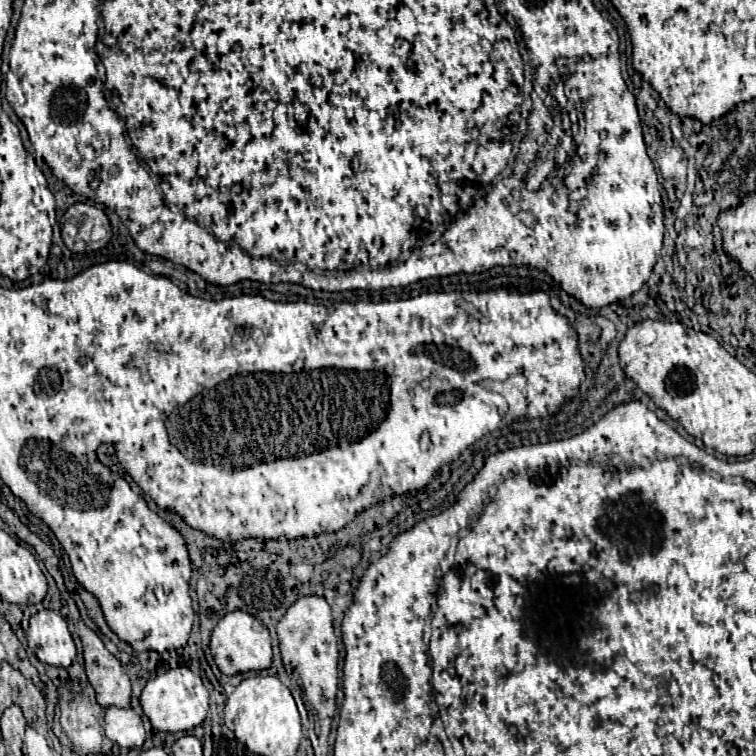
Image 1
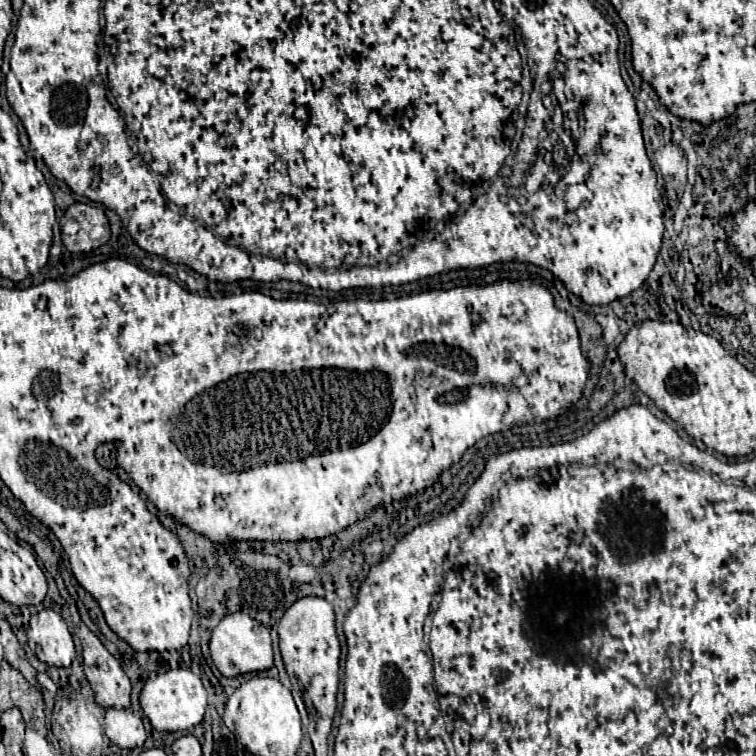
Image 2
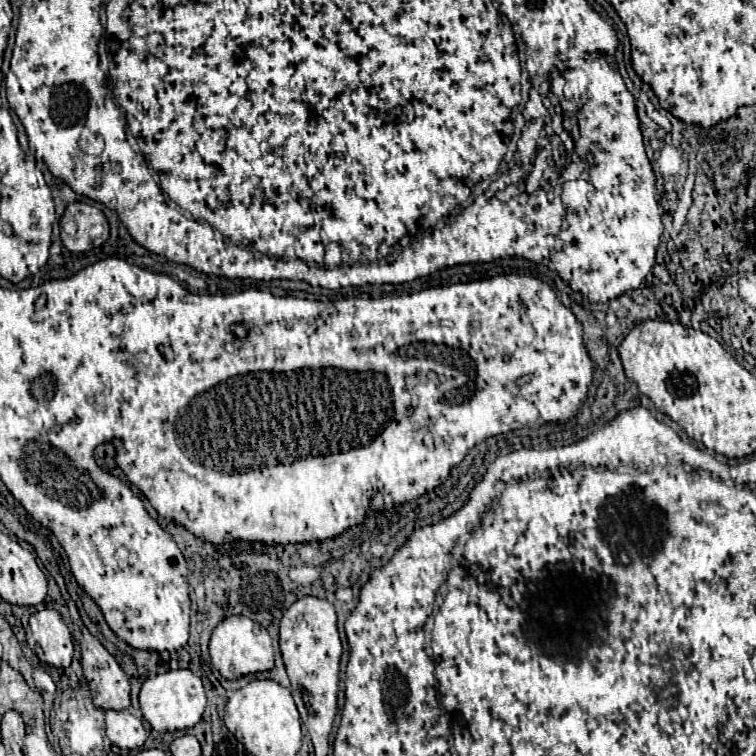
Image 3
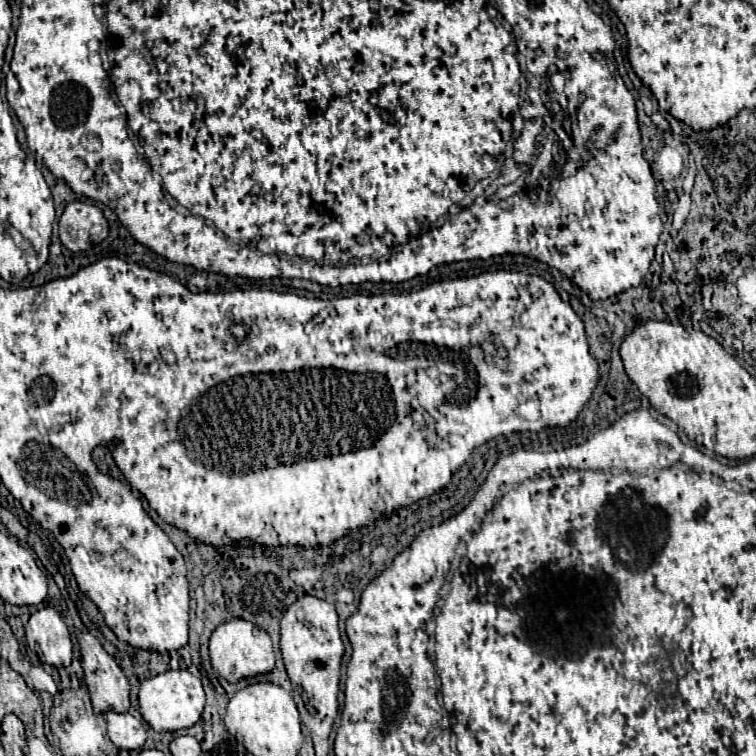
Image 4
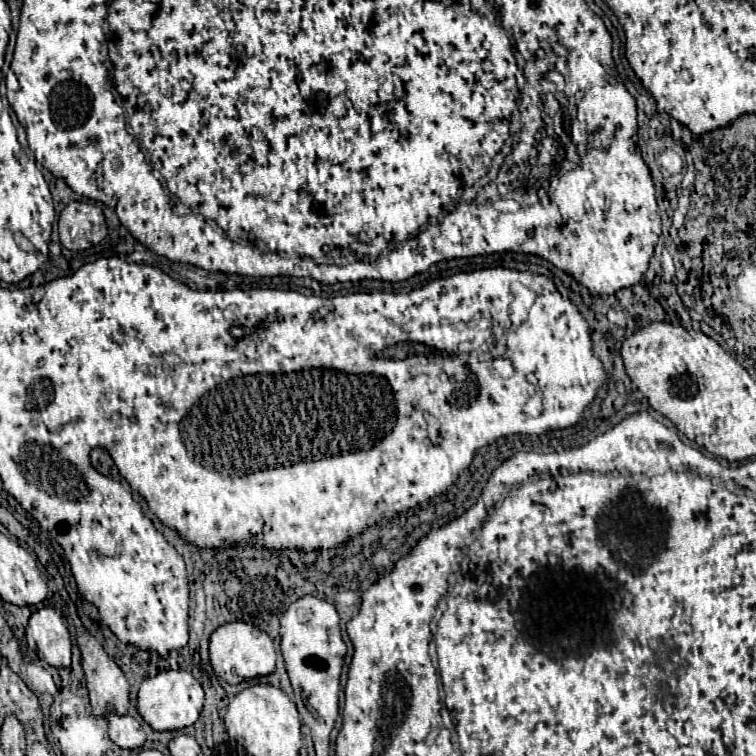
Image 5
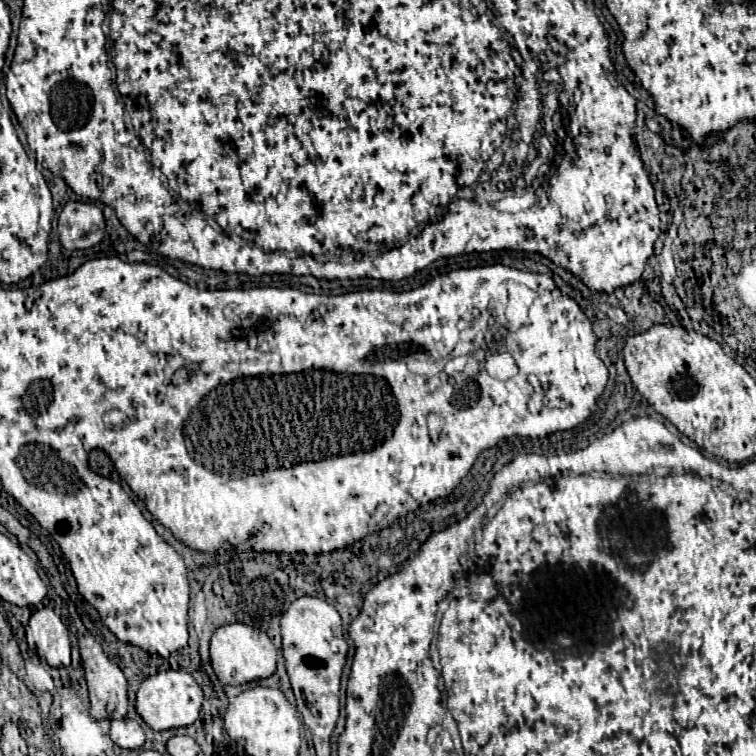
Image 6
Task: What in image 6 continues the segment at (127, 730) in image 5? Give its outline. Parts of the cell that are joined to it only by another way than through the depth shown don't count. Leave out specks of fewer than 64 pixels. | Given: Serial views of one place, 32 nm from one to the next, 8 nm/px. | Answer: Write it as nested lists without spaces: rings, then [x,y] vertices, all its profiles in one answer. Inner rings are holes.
[[[124,718],[124,720],[112,720],[110,722],[110,738],[120,748],[138,750],[144,744],[144,730],[136,720]]]

